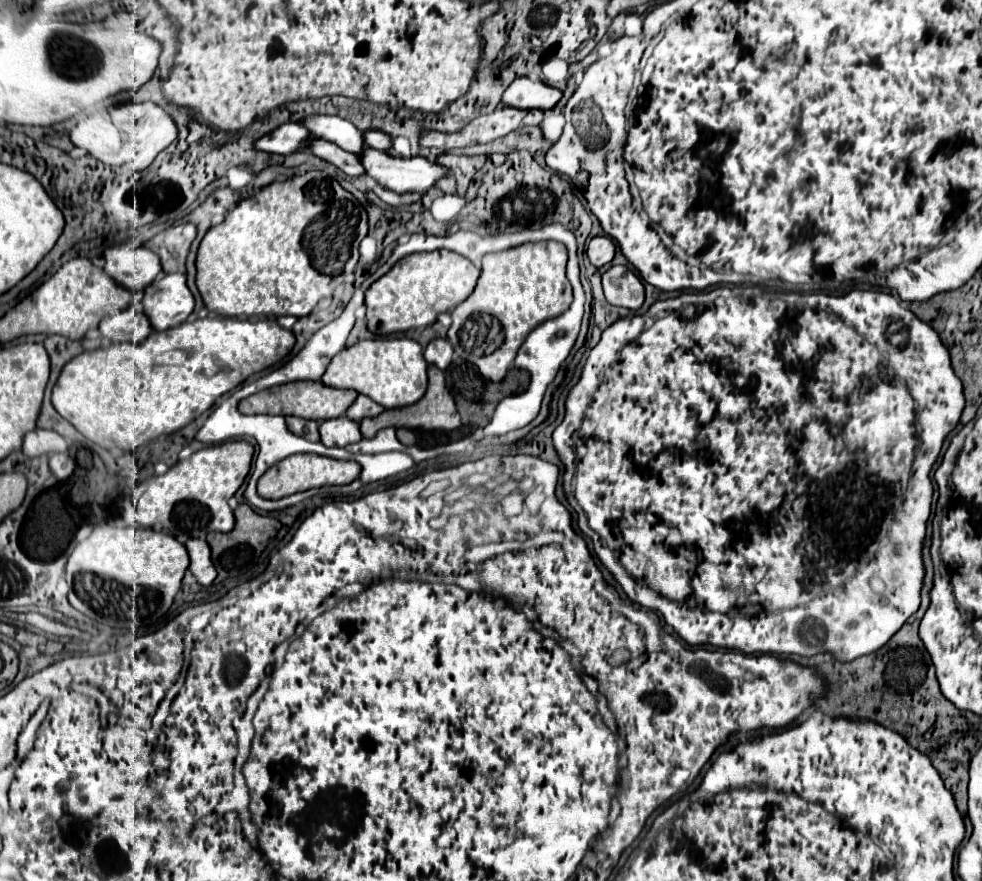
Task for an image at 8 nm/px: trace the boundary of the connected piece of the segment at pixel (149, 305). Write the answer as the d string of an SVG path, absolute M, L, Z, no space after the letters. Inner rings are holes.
M164 274L160 280L154 280L154 284L150 284L150 288L144 290L142 306L154 330L168 330L172 326L182 324L194 310L194 296L190 294L186 286L186 276L184 274Z

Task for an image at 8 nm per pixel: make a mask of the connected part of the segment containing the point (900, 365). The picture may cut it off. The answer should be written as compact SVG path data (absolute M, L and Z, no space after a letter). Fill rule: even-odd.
M748 286L748 288L716 288L712 292L700 292L700 294L682 294L678 298L666 300L666 302L656 302L644 316L628 316L616 320L610 328L602 332L600 342L590 350L590 356L586 360L586 366L582 370L580 382L570 390L568 400L566 400L566 416L562 424L554 430L552 440L556 446L556 452L560 460L566 466L566 476L564 476L564 492L568 496L570 506L578 514L578 526L580 530L592 538L594 542L594 552L602 560L602 564L614 574L616 582L624 588L630 600L636 600L644 608L658 610L666 624L670 624L688 644L710 644L718 648L728 648L728 650L740 650L744 654L800 654L800 656L814 656L818 652L832 652L838 660L856 660L858 656L876 652L882 648L900 628L902 624L920 608L920 588L924 584L924 560L922 560L922 548L926 540L926 526L930 518L930 504L932 504L932 494L934 486L930 480L932 466L936 464L946 436L956 428L960 414L964 408L964 394L962 394L962 384L956 378L952 366L950 366L950 356L944 344L940 342L938 334L918 320L910 310L902 308L898 300L892 294L878 292L878 290L852 290L846 296L828 296L828 294L784 294L784 292L774 292L768 288L760 286ZM690 298L716 298L712 302L684 302ZM902 560L910 564L910 568L902 568Z

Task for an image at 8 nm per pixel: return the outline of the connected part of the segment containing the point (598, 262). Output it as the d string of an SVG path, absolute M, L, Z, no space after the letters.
M596 236L596 238L588 240L586 256L592 266L602 268L604 264L608 264L614 258L614 250L616 250L614 242L608 236Z

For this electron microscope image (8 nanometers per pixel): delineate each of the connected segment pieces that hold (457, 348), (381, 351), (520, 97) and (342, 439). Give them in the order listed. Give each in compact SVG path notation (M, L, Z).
M526 242L522 246L514 246L502 252L486 254L482 258L482 272L474 292L452 310L452 326L448 330L448 338L454 346L454 352L460 358L476 364L486 380L500 382L506 376L508 366L512 364L524 338L540 322L560 316L570 308L572 286L566 280L566 260L566 246L560 242Z
M372 338L360 340L358 344L338 352L322 382L332 388L352 388L384 408L400 408L418 402L426 392L426 360L422 346L410 338Z
M530 76L516 78L502 96L506 104L522 110L530 110L530 108L548 110L548 108L554 108L560 98L562 98L562 92L558 88L552 88Z
M348 416L324 420L318 430L320 430L320 440L324 446L348 446L362 438L360 424L350 420Z

